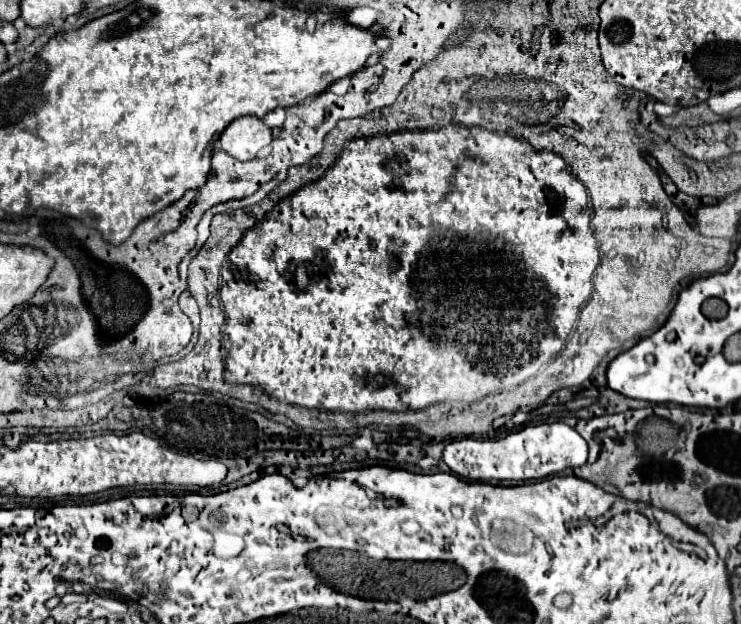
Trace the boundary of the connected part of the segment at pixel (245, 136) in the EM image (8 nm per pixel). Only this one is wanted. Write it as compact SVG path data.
M239 117L225 127L219 143L237 161L249 161L271 143L271 129L257 117Z

